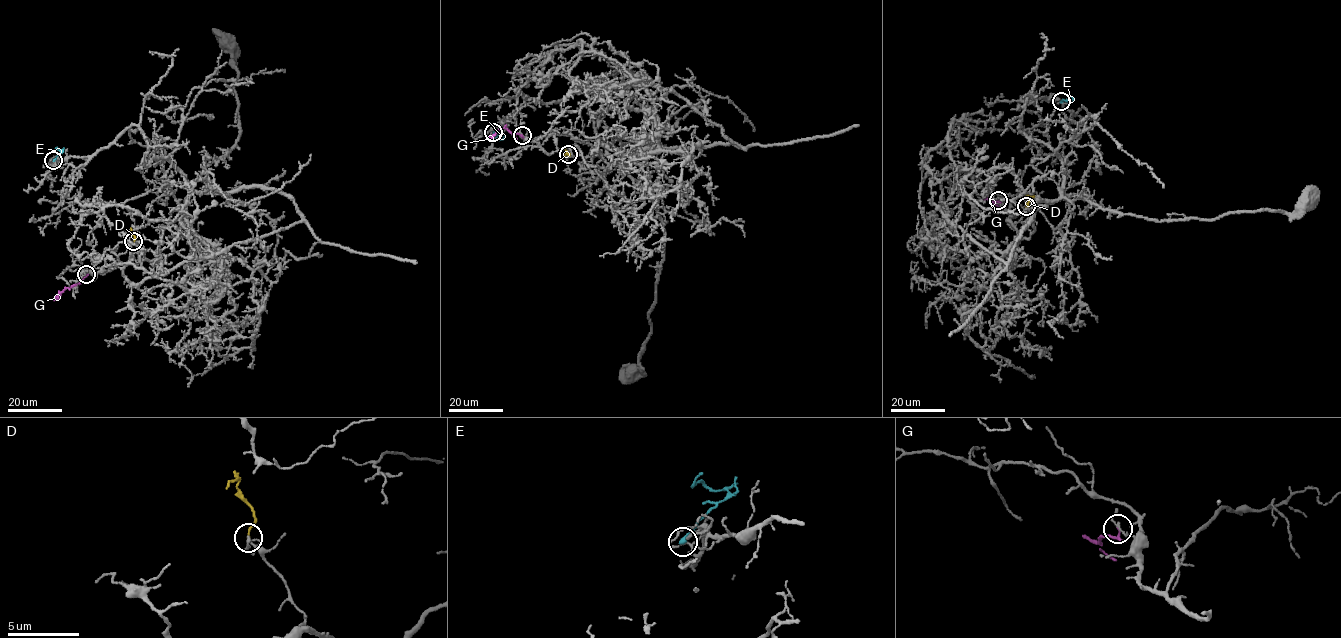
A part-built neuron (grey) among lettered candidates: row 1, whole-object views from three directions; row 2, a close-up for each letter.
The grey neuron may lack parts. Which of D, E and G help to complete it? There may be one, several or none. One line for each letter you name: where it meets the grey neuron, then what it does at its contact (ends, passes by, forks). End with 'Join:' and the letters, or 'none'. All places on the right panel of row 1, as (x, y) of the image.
D: meets grey at (1026, 206); it ends there
Join: D

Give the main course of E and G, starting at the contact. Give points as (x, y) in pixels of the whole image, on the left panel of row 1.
E: (53, 160), (62, 150), (56, 149), (57, 147)
G: (86, 274), (78, 283), (59, 293), (54, 300)

